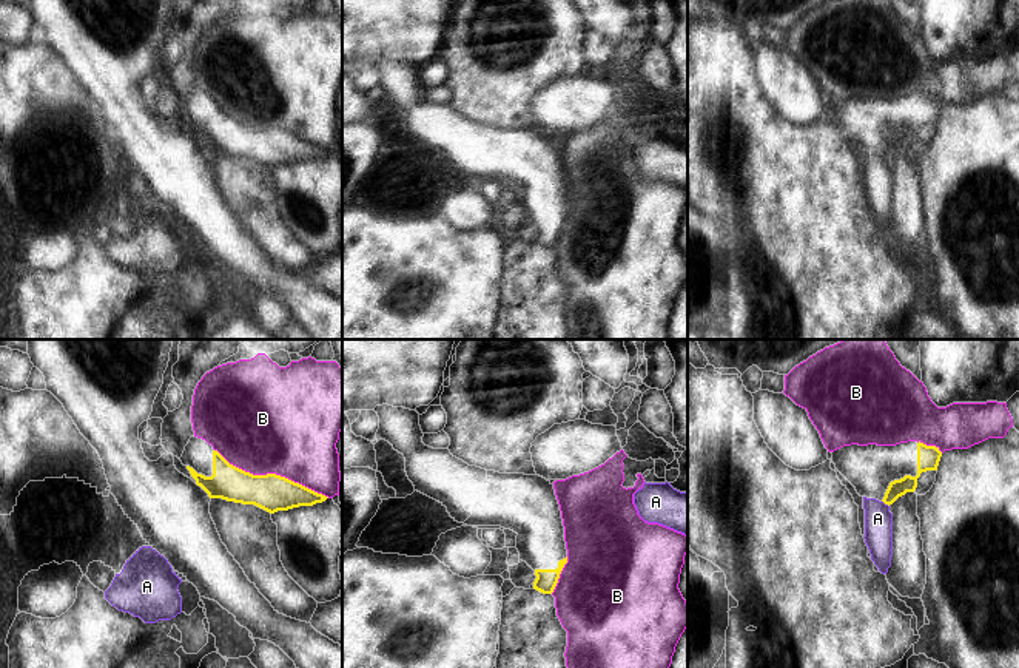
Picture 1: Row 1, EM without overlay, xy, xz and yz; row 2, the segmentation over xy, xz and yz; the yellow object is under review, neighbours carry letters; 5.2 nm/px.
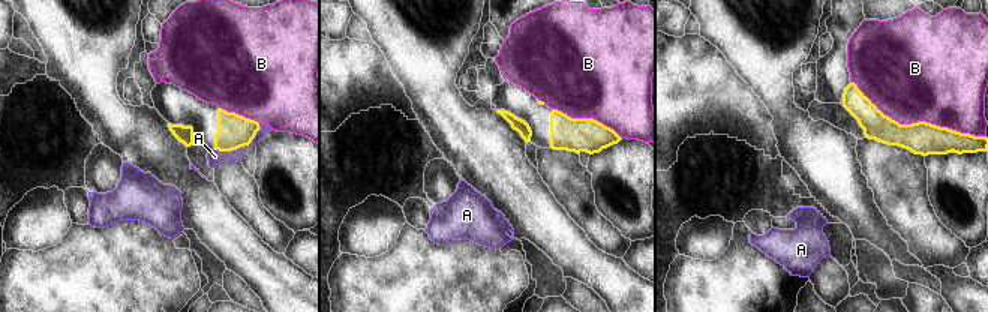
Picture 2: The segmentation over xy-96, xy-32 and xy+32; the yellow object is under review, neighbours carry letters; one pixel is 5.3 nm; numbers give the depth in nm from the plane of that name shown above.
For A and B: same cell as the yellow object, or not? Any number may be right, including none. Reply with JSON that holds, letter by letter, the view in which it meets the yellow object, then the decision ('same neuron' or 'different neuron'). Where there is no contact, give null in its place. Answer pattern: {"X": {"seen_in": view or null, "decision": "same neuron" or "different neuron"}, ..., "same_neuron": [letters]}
{"A": {"seen_in": "yz", "decision": "different neuron"}, "B": {"seen_in": "xy", "decision": "different neuron"}, "same_neuron": []}

